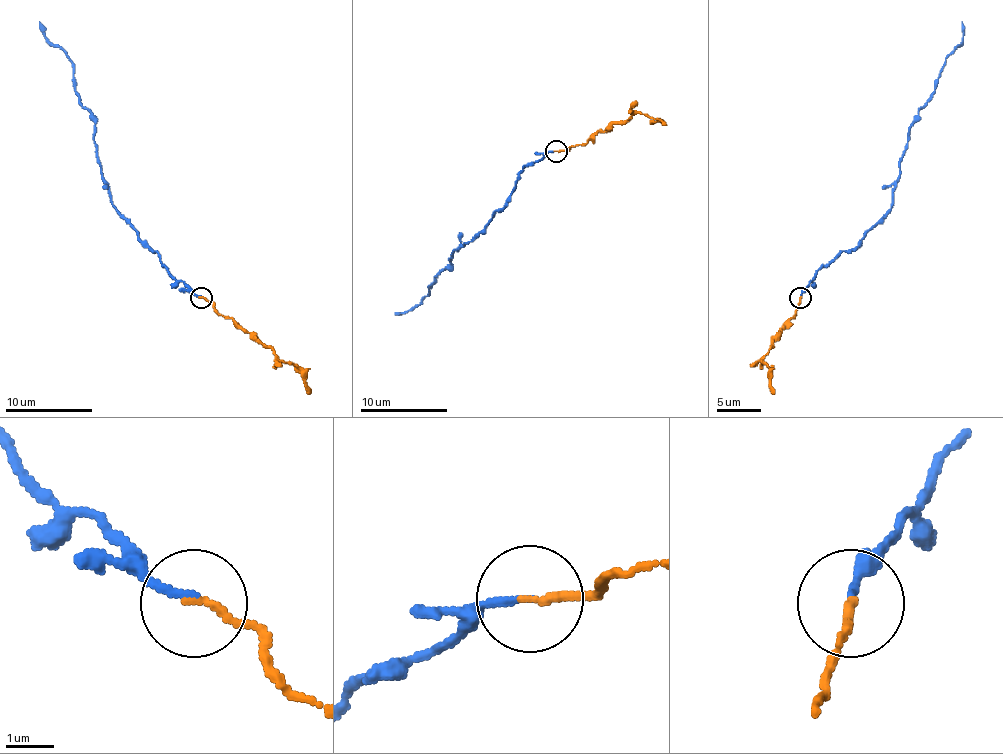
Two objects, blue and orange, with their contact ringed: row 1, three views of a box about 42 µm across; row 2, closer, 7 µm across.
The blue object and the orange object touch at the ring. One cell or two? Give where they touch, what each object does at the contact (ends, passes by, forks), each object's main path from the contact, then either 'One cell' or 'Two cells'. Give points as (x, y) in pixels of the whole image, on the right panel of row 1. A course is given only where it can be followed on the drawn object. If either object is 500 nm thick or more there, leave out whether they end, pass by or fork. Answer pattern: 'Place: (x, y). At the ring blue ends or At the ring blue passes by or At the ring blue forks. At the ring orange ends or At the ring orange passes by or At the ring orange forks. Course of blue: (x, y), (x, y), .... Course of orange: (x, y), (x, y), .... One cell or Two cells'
Place: (800, 298). At the ring blue ends. At the ring orange ends. Course of blue: (800, 296), (891, 206), (913, 117), (961, 43), (961, 21). Course of orange: (800, 298), (793, 318), (763, 359), (769, 372), (769, 390), (774, 394). One cell

